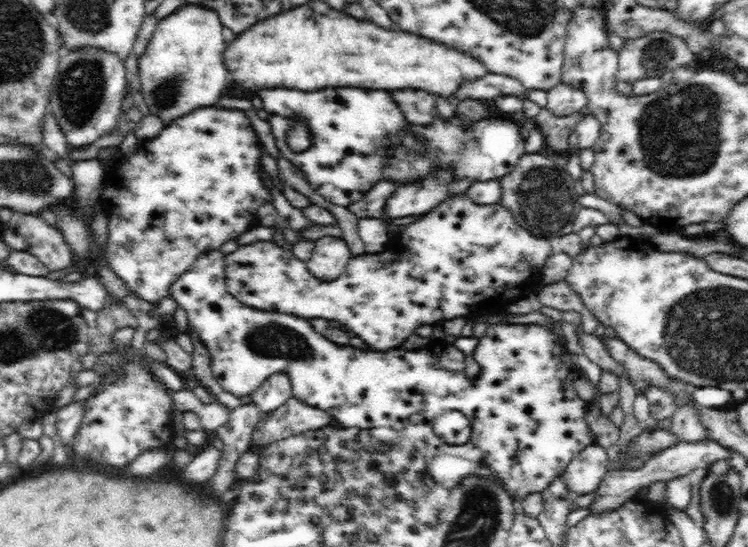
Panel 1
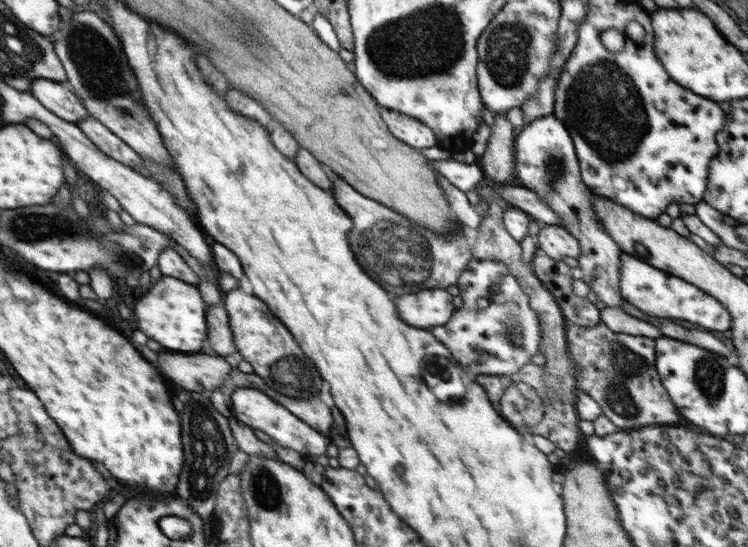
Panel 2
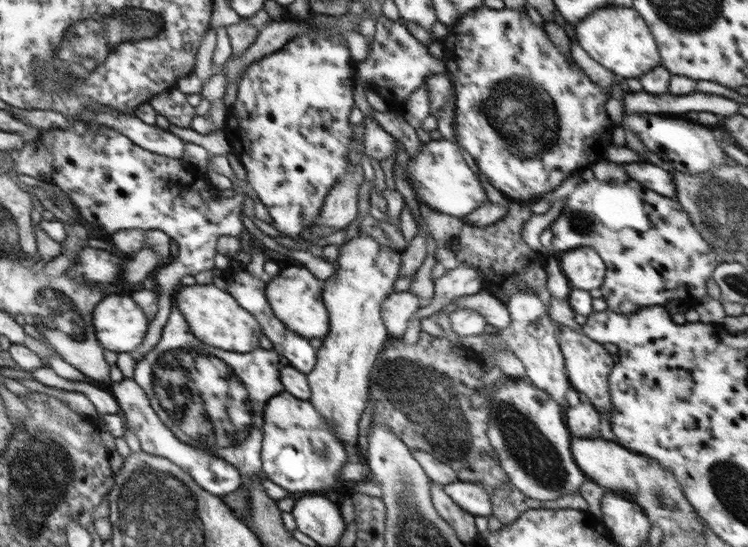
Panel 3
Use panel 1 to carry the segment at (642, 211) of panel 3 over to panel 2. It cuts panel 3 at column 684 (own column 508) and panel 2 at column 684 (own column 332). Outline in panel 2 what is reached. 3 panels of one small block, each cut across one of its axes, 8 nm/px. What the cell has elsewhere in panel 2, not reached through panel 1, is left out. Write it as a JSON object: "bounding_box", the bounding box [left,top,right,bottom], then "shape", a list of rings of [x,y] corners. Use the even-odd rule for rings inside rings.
{"bounding_box":[619,251,732,332],"shape":[[[622,251],[619,257],[622,297],[636,306],[638,310],[645,312],[647,316],[659,316],[684,322],[684,324],[694,324],[706,331],[724,332],[724,330],[731,329],[732,315],[720,301],[710,294],[706,294],[700,288],[696,288],[694,284],[689,284],[684,279],[656,268],[627,252]]]}

